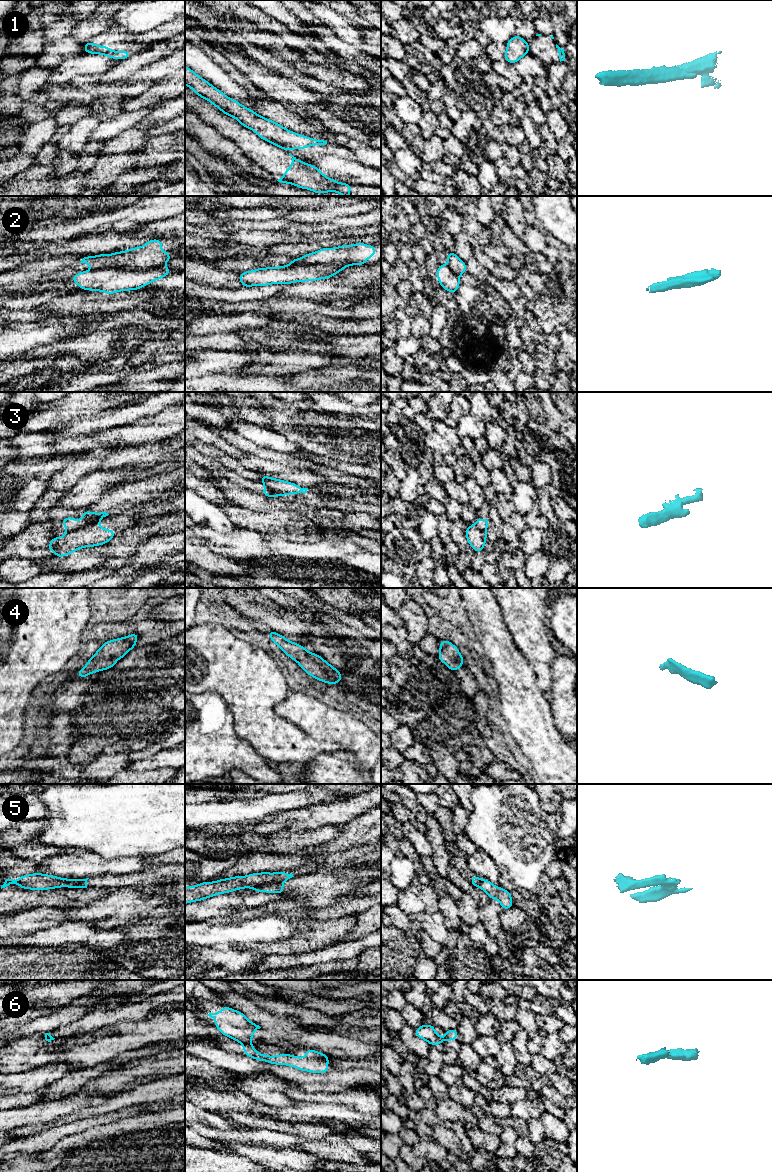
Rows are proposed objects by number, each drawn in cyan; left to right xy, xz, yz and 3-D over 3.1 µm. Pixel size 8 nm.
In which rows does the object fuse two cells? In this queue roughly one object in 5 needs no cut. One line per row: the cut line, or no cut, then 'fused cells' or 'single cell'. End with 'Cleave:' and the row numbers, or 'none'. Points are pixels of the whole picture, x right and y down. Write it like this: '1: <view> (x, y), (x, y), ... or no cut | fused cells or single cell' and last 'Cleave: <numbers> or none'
1: xz (282, 147), (285, 150) | fused cells
2: xy (159, 266), (151, 268), (93, 269) | fused cells
3: xy (98, 520), (68, 531) | fused cells
4: no cut | single cell
5: xz (283, 881), (271, 881), (252, 887) | fused cells
6: xz (241, 1042), (250, 1044) | fused cells
Cleave: 1, 2, 3, 5, 6

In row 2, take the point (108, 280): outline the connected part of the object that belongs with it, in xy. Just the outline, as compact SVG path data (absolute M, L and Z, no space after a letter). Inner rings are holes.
M169 267L103 268L77 273L72 281L83 290L102 291L111 295L119 291L140 289L170 273Z

